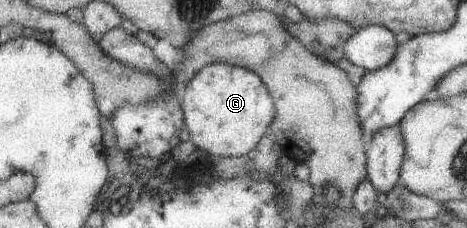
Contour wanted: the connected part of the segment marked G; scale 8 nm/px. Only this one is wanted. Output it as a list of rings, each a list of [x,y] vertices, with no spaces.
[[[210,63],[187,83],[183,89],[182,110],[184,122],[190,133],[190,140],[197,150],[213,156],[247,156],[257,148],[259,140],[266,133],[271,133],[273,122],[277,120],[276,103],[273,102],[272,91],[264,79],[252,70],[228,63]]]

